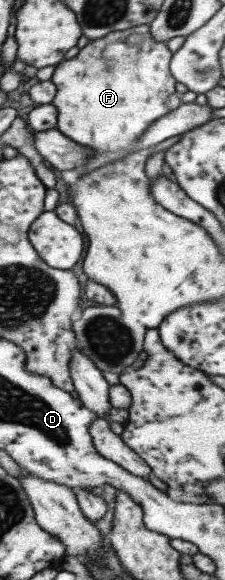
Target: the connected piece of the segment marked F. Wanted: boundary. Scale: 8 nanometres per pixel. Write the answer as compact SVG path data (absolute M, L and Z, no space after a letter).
M143 24L123 31L109 31L99 39L88 40L75 57L63 59L55 65L55 71L49 79L56 87L52 99L57 111L54 128L71 141L87 146L86 149L92 152L92 157L88 157L89 161L78 167L78 177L97 167L103 167L105 163L113 163L134 153L137 139L151 122L179 107L180 95L175 92L176 81L168 66L171 56L172 53L167 49L165 42L153 40L149 26Z

